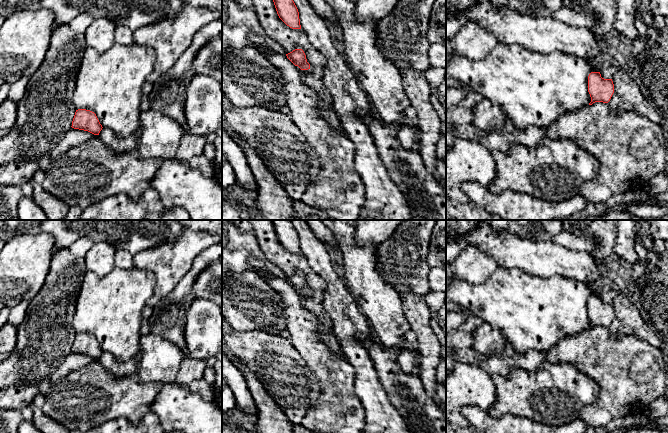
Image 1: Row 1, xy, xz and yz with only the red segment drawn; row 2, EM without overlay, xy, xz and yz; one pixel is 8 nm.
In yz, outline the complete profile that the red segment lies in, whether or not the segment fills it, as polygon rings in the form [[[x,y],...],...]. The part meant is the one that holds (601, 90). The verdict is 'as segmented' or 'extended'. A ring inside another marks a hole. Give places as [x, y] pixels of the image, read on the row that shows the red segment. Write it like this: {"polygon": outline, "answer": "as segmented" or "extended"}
{"polygon": [[[591,72],[588,76],[588,92],[591,97],[592,105],[595,102],[608,103],[614,93],[612,79],[604,79],[600,72]]], "answer": "as segmented"}

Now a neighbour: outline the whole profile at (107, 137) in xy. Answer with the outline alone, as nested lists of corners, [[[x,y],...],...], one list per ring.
[[[107,127],[102,128],[98,138],[104,146],[116,152],[130,151],[134,148],[137,148],[138,144],[137,134],[132,134],[124,139],[121,139]]]

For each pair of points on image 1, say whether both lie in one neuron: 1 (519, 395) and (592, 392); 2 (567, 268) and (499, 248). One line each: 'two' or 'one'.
1: one
2: one

